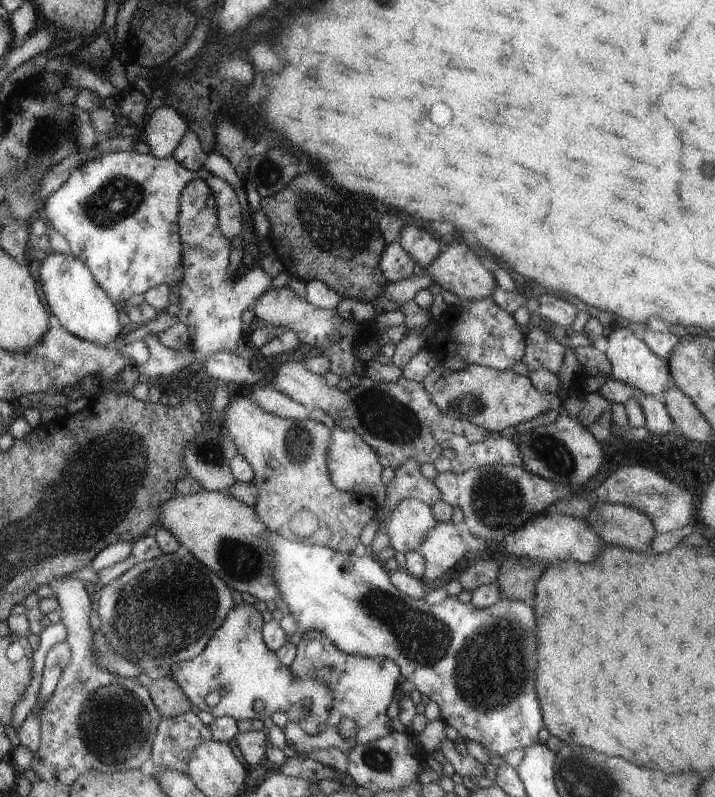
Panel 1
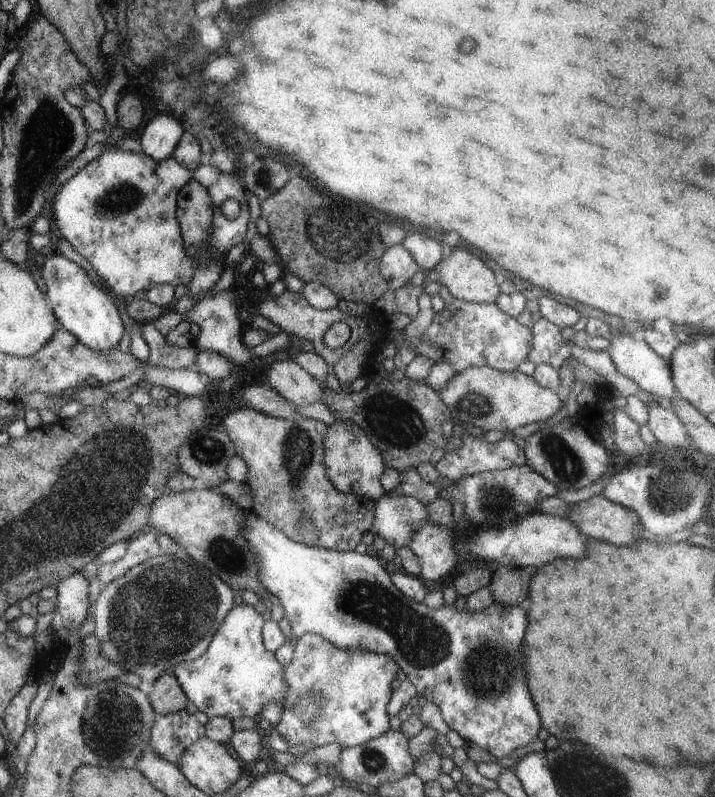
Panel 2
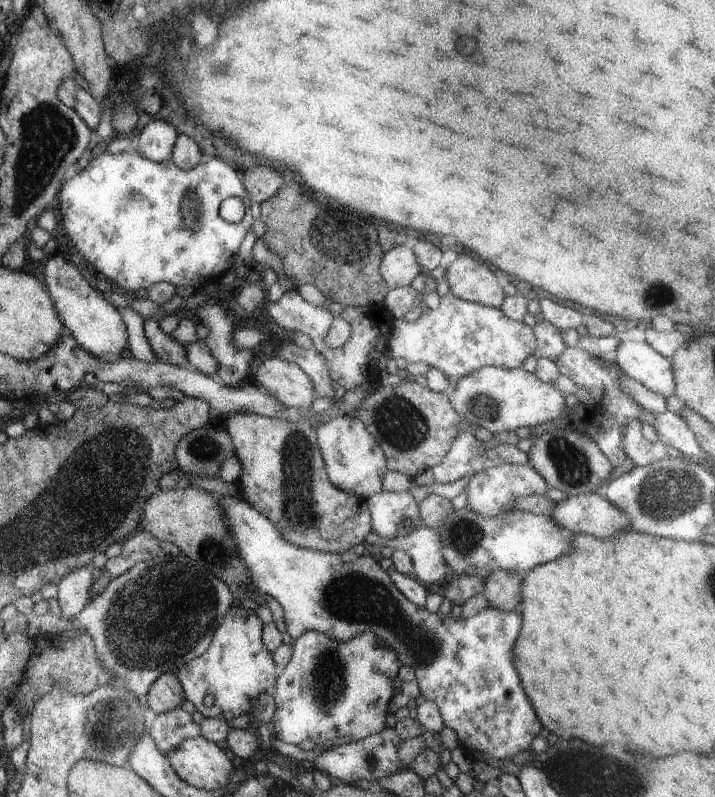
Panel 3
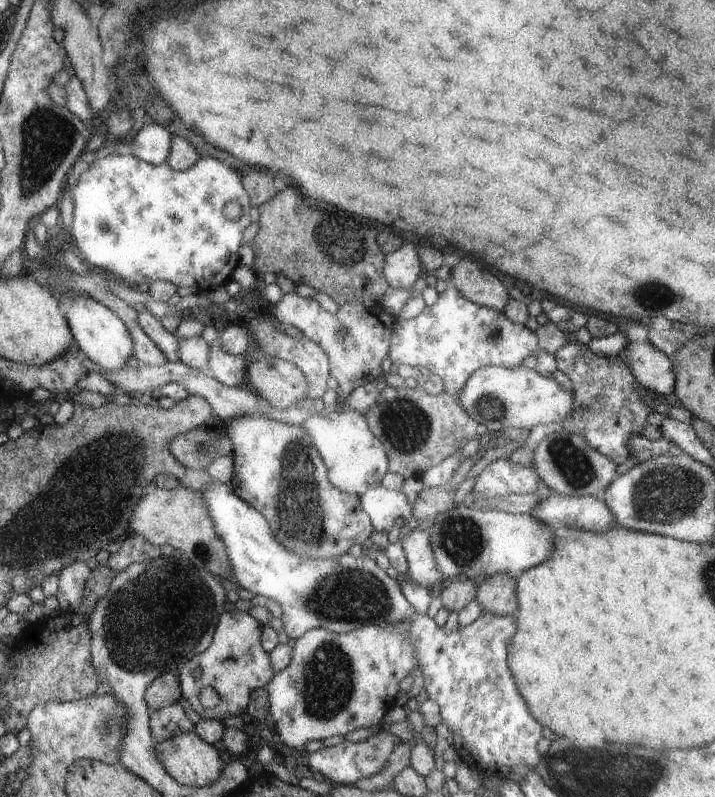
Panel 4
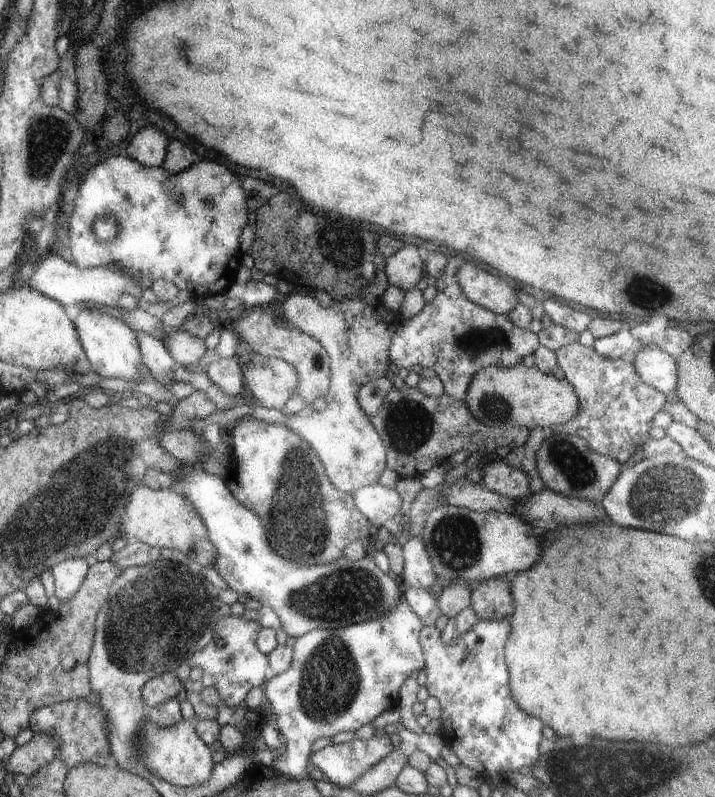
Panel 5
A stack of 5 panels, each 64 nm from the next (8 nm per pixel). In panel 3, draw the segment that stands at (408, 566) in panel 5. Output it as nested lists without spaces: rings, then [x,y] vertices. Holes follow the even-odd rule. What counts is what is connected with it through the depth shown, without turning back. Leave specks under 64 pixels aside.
[[[428,526],[409,528],[408,534],[393,537],[387,546],[391,546],[391,549],[402,550],[410,556],[412,571],[409,576],[418,580],[423,586],[435,584],[435,582],[440,583],[448,572],[438,532]]]

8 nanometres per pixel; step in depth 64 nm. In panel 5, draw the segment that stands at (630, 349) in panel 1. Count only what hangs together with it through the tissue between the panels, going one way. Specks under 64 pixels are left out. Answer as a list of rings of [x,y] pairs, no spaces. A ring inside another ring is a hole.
[[[648,343],[638,350],[632,365],[641,382],[664,395],[674,392],[676,383],[675,359],[656,344]]]

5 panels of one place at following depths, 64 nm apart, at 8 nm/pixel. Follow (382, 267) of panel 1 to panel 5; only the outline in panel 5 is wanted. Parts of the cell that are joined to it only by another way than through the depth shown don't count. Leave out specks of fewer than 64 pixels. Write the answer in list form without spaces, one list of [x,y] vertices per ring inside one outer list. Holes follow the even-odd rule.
[[[403,246],[391,253],[384,262],[388,284],[404,291],[415,287],[418,280],[426,276],[423,257],[415,246]]]

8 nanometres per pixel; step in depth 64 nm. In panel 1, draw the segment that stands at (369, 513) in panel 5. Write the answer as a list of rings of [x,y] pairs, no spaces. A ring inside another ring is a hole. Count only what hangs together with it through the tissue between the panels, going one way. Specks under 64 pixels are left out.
[[[415,499],[398,502],[390,511],[385,511],[381,504],[376,511],[379,516],[377,529],[385,529],[395,552],[416,551],[426,534],[438,523],[431,509]]]

